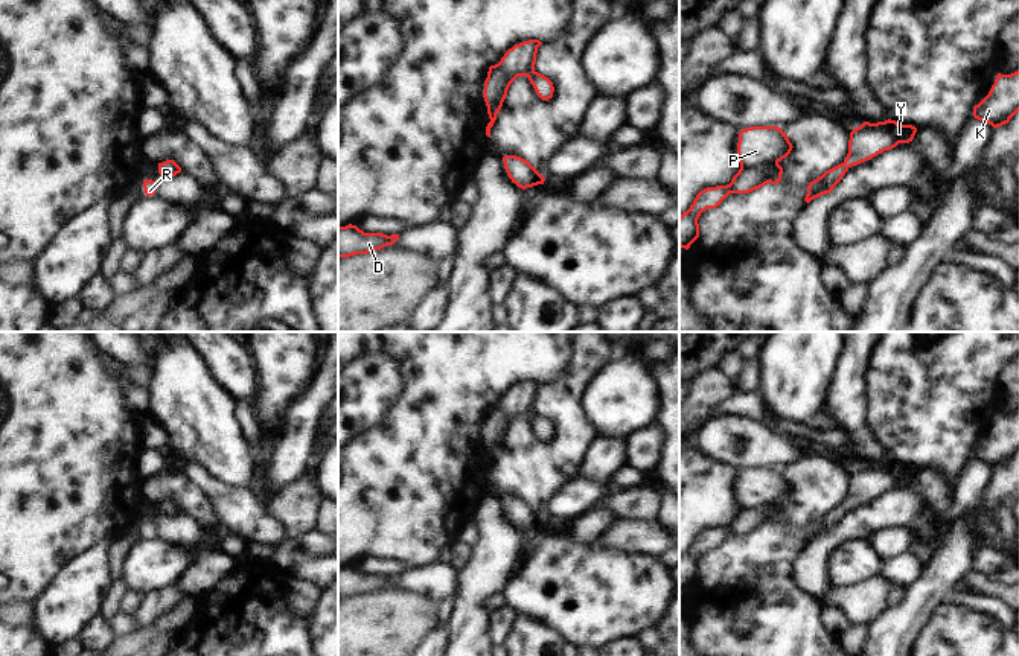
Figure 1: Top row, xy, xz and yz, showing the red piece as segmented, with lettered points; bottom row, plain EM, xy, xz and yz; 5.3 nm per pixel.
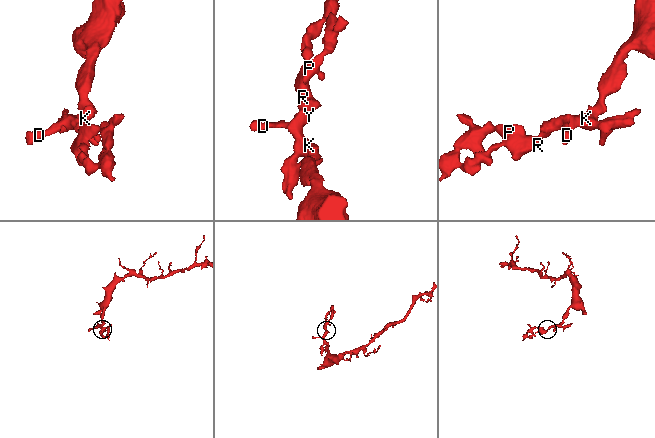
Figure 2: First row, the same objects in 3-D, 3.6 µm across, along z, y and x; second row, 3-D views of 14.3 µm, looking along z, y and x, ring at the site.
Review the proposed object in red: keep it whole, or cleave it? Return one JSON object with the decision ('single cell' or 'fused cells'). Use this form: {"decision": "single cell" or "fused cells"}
{"decision": "single cell"}

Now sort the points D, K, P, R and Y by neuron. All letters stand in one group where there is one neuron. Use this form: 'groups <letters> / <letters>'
groups D K P R Y

